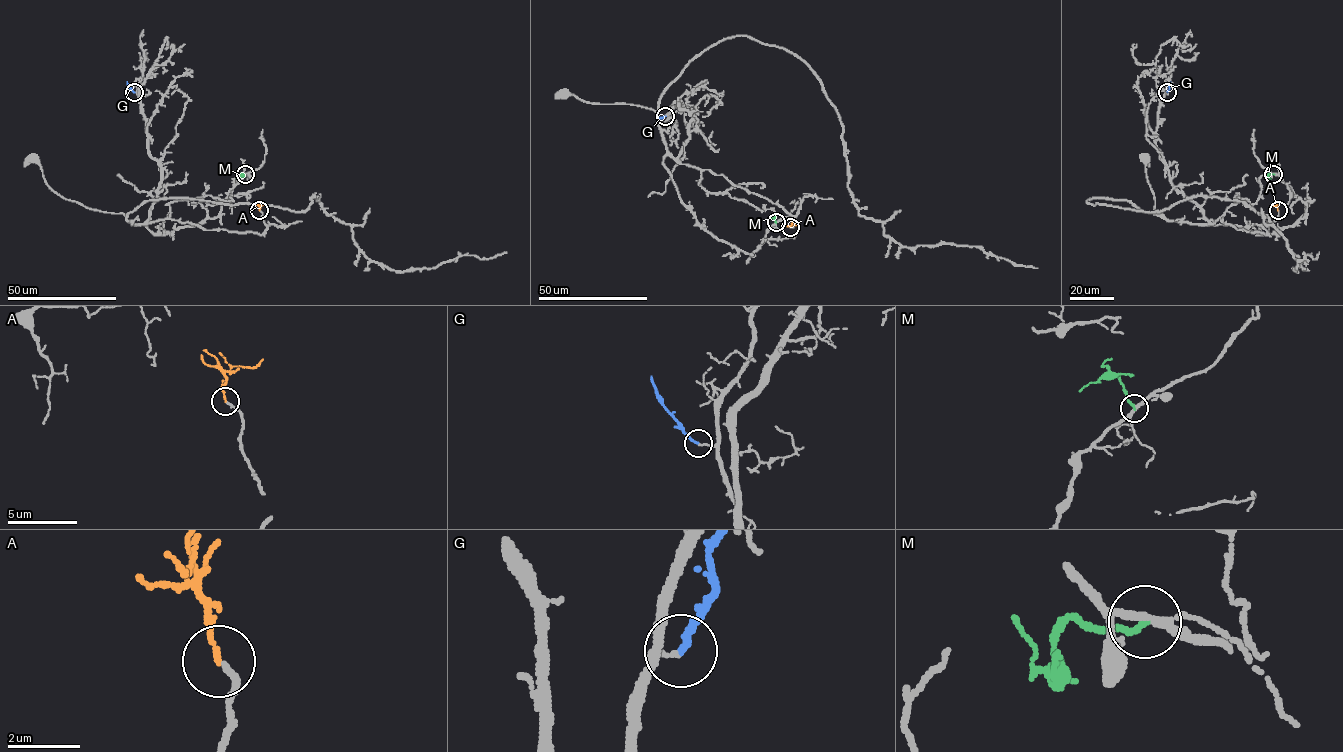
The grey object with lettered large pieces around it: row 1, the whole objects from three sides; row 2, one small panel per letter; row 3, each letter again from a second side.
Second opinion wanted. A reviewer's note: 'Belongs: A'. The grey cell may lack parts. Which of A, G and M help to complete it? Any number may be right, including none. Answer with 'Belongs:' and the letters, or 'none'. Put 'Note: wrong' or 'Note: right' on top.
Note: right
Belongs: A

